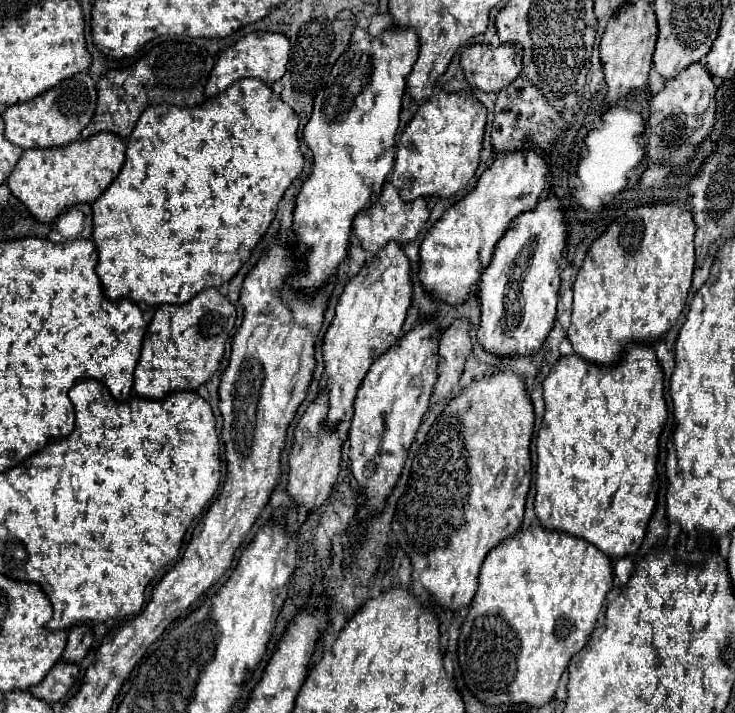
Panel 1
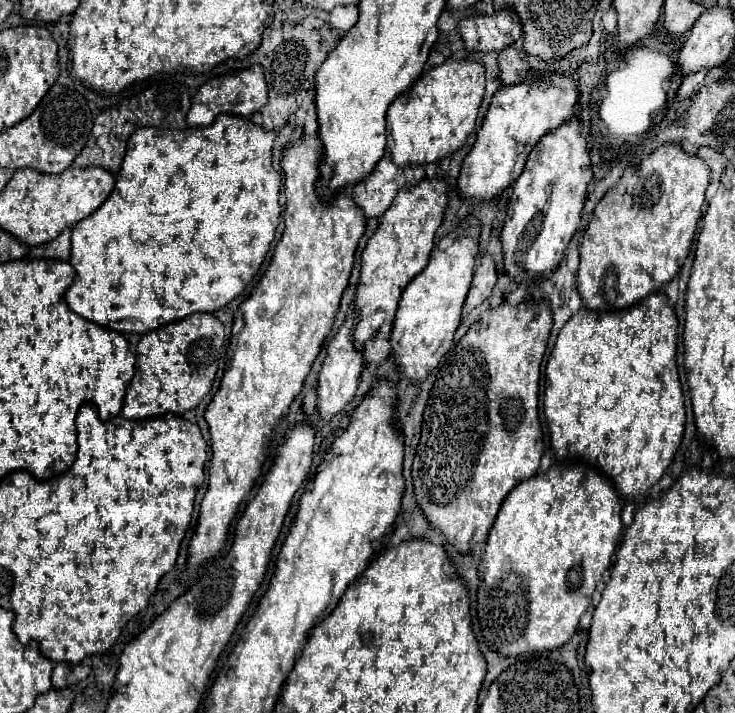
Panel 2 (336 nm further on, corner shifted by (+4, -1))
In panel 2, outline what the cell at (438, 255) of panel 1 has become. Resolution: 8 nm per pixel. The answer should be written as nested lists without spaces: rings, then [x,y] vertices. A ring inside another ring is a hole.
[[[552,72],[542,78],[526,78],[518,84],[502,86],[494,92],[482,128],[476,134],[476,142],[464,158],[458,190],[466,202],[492,200],[494,194],[502,194],[522,172],[526,156],[538,144],[538,140],[568,122],[574,116],[578,102],[578,88],[574,78]]]

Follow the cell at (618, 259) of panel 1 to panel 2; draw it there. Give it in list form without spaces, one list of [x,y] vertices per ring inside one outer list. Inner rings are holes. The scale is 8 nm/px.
[[[676,142],[658,146],[642,162],[626,168],[618,184],[610,188],[594,208],[592,220],[582,238],[578,290],[586,308],[596,312],[628,308],[638,300],[646,298],[648,294],[662,290],[662,286],[678,274],[692,246],[708,182],[710,182],[708,164],[696,154],[682,150],[682,146]]]

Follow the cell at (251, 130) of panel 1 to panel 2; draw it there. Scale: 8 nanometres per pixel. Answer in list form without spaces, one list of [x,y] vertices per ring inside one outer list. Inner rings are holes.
[[[220,114],[214,124],[206,128],[192,128],[192,130],[158,130],[158,128],[140,128],[134,132],[128,140],[128,150],[122,162],[122,168],[116,178],[116,186],[108,200],[94,212],[90,218],[80,220],[72,228],[72,250],[70,250],[70,264],[76,270],[76,278],[72,286],[66,290],[66,304],[82,318],[110,328],[118,334],[144,334],[154,328],[160,328],[164,324],[170,324],[174,320],[182,320],[196,312],[216,312],[224,308],[228,302],[232,302],[246,284],[252,282],[256,272],[260,270],[270,242],[274,240],[276,228],[280,224],[280,174],[272,168],[272,144],[274,144],[274,132],[266,132],[264,128],[242,120],[240,116],[232,114]]]

